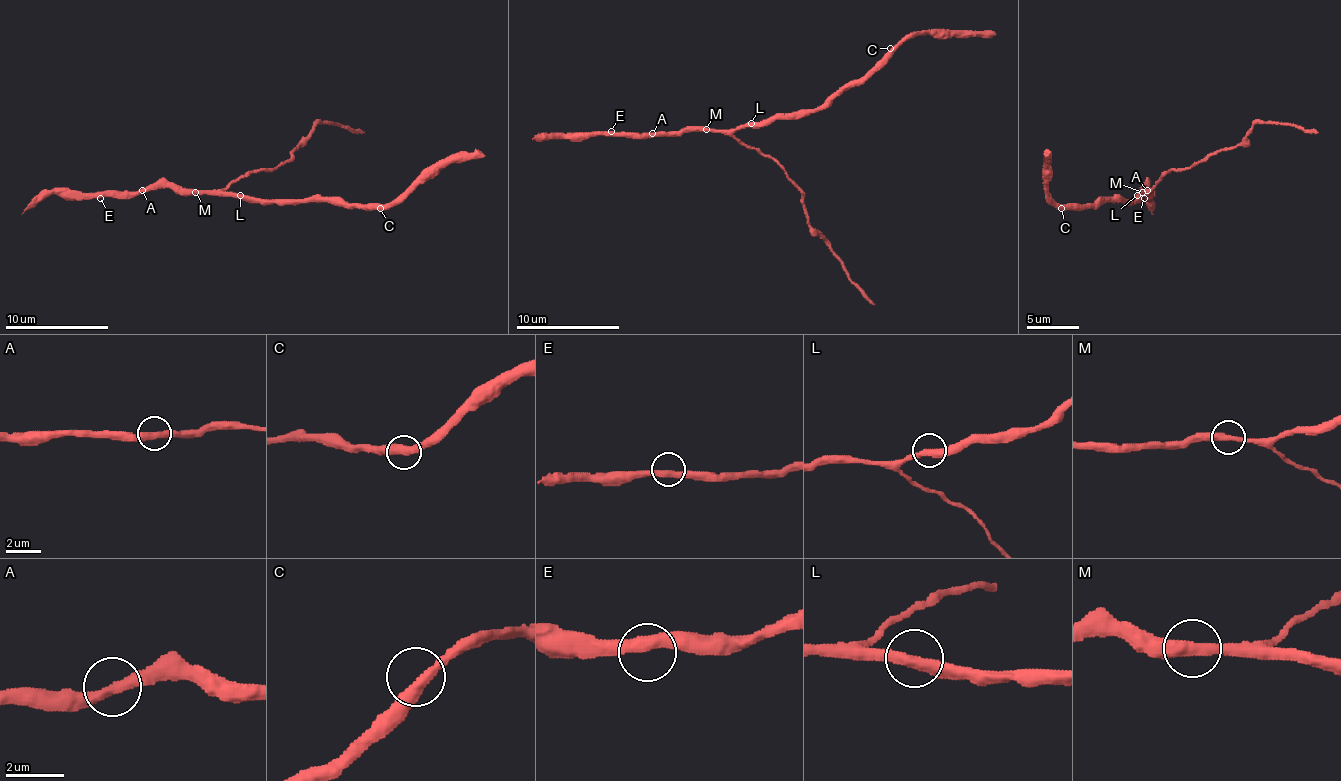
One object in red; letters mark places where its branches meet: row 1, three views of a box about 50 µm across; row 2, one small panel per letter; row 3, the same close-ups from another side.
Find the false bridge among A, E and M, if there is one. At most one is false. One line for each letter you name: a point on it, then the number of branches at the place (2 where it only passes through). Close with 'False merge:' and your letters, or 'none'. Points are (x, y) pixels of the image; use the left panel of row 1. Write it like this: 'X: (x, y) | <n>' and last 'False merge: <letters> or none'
False merge: none

